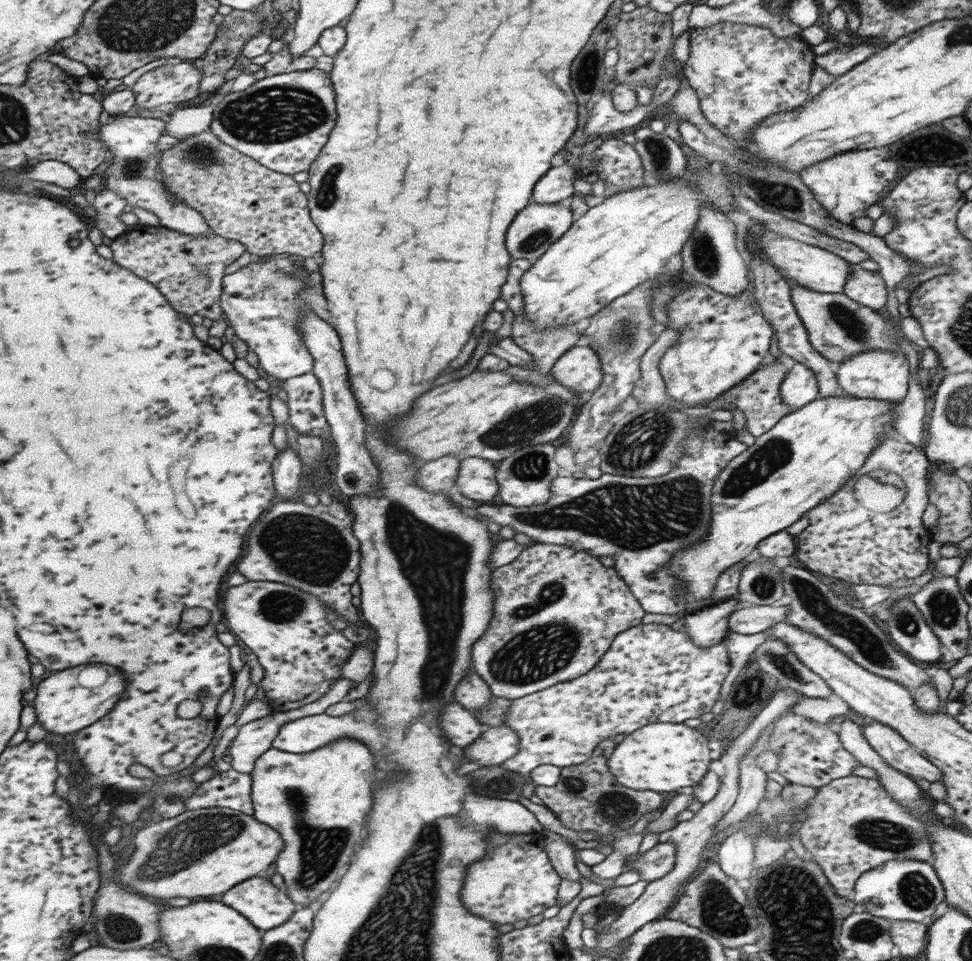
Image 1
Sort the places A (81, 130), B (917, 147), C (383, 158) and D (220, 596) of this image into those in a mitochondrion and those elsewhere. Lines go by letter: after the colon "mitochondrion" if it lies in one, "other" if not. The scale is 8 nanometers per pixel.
A: other
B: other
C: other
D: other

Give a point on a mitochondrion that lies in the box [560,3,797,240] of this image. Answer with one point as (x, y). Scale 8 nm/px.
(657, 150)

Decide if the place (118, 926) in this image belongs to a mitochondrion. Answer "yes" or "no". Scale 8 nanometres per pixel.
yes

